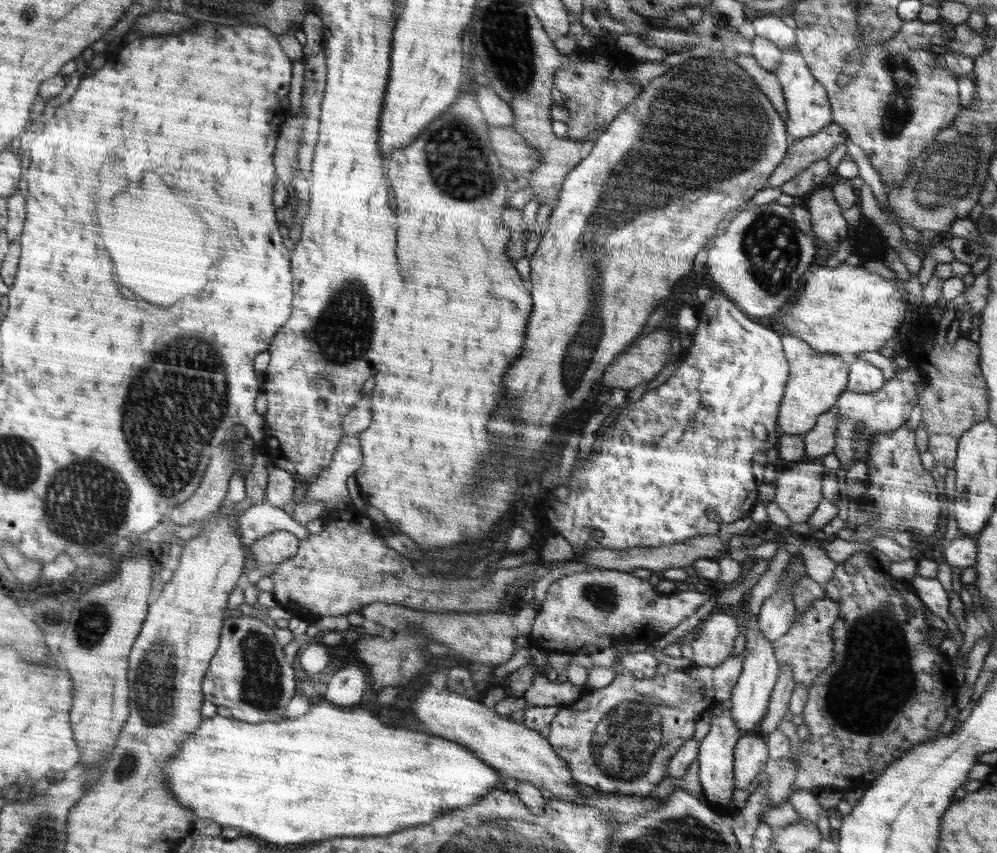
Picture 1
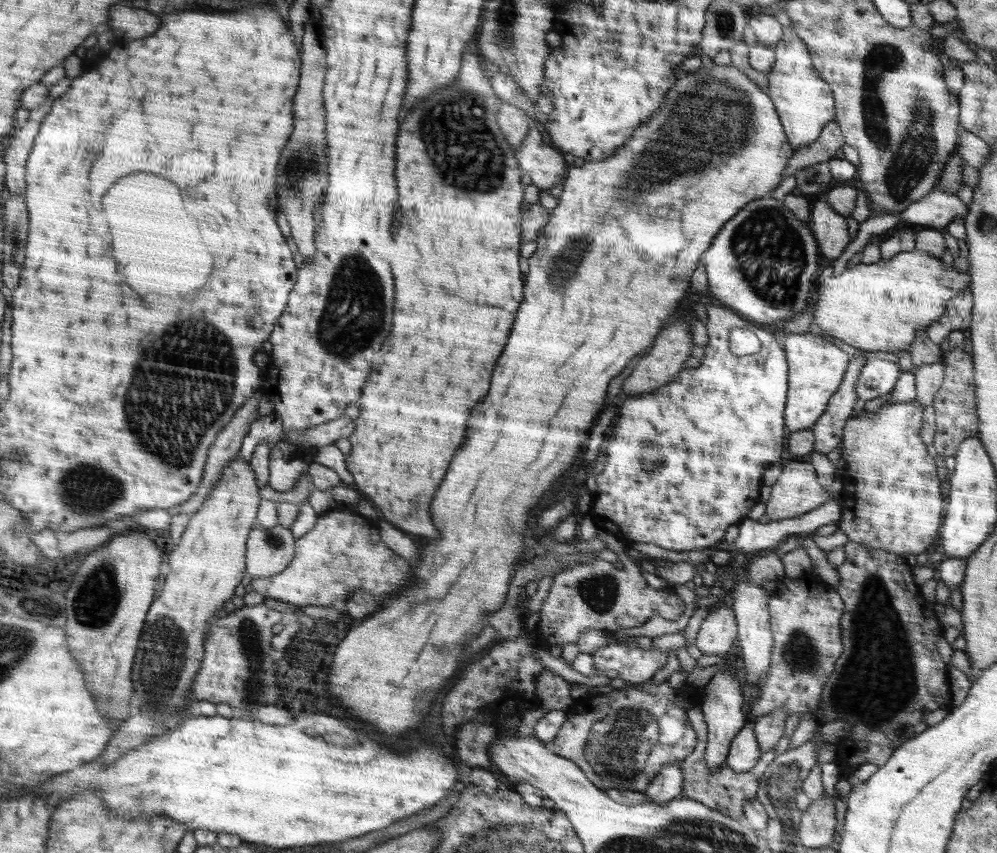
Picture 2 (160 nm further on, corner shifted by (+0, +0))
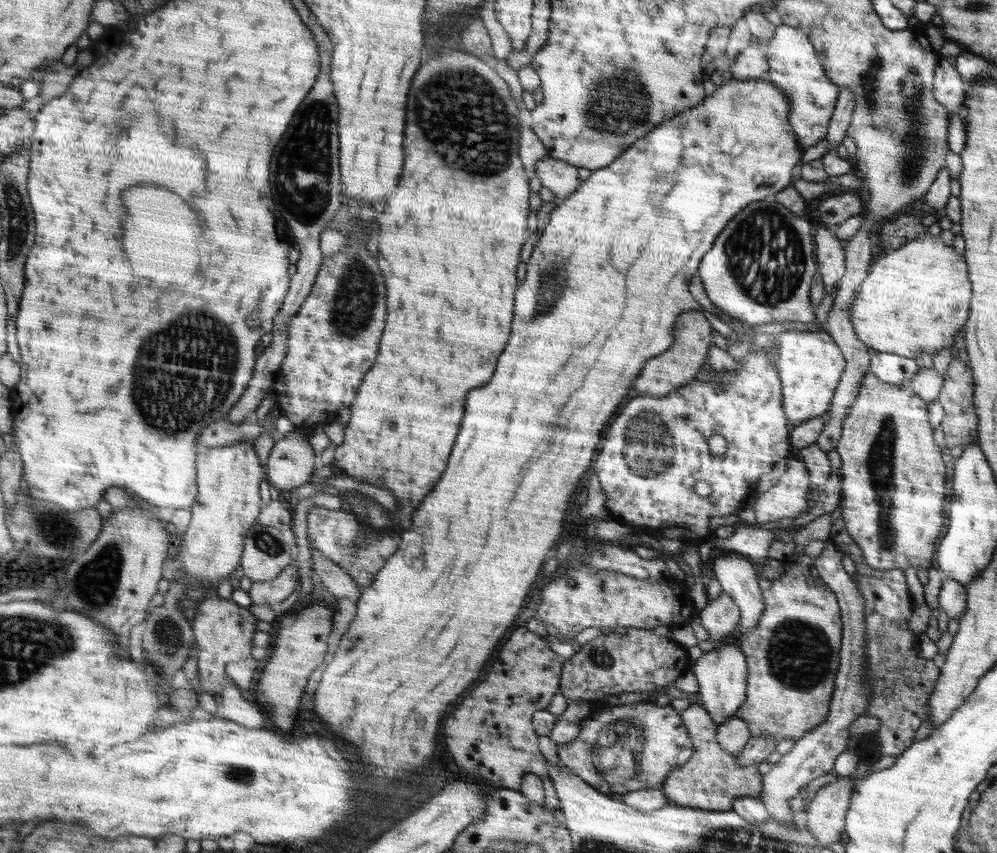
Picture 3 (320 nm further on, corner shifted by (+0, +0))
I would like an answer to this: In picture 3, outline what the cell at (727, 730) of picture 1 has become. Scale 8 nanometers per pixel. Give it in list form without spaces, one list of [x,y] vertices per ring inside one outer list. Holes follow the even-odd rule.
[[[724,642],[715,649],[702,653],[692,667],[698,682],[697,700],[709,712],[716,726],[736,717],[735,712],[746,698],[747,662],[741,648]]]

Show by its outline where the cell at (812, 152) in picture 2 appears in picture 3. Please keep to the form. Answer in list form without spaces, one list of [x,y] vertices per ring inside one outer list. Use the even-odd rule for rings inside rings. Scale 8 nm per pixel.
[[[839,89],[839,95],[835,109],[824,138],[828,142],[828,150],[835,152],[842,144],[843,138],[847,135],[851,123],[852,113],[855,107],[854,95],[850,89]]]

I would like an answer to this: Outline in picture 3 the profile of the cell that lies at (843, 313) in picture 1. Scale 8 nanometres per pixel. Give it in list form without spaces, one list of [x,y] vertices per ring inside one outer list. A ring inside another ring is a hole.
[[[940,235],[913,238],[900,248],[889,250],[869,268],[862,281],[856,300],[850,307],[851,321],[859,341],[874,348],[878,353],[893,353],[905,358],[916,359],[922,353],[936,355],[940,349],[955,350],[967,321],[971,282],[968,280],[965,255],[959,254],[952,245],[942,241]]]

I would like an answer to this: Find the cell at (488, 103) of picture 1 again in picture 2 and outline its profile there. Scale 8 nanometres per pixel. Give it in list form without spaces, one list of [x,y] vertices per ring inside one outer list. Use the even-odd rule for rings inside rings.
[[[501,100],[497,121],[500,130],[504,133],[506,142],[510,143],[513,148],[518,148],[526,139],[526,134],[529,133],[528,123],[530,120],[526,113],[522,109]]]

